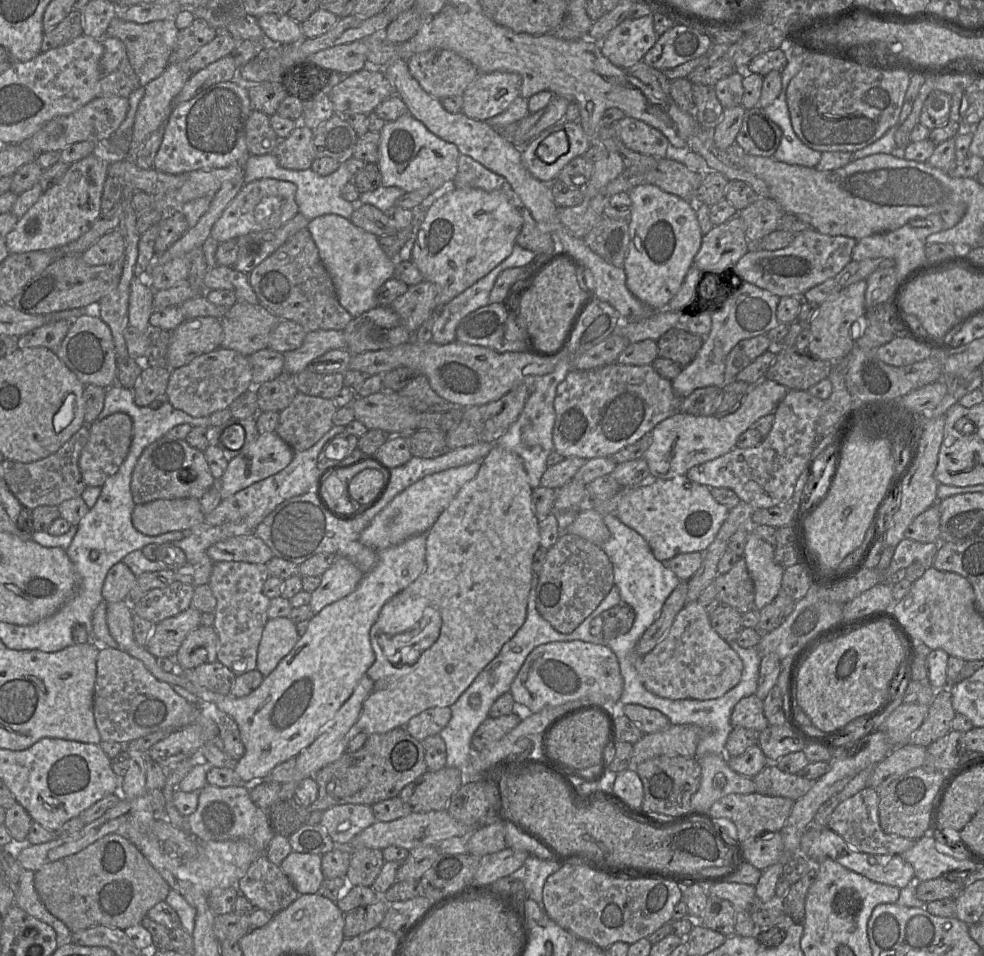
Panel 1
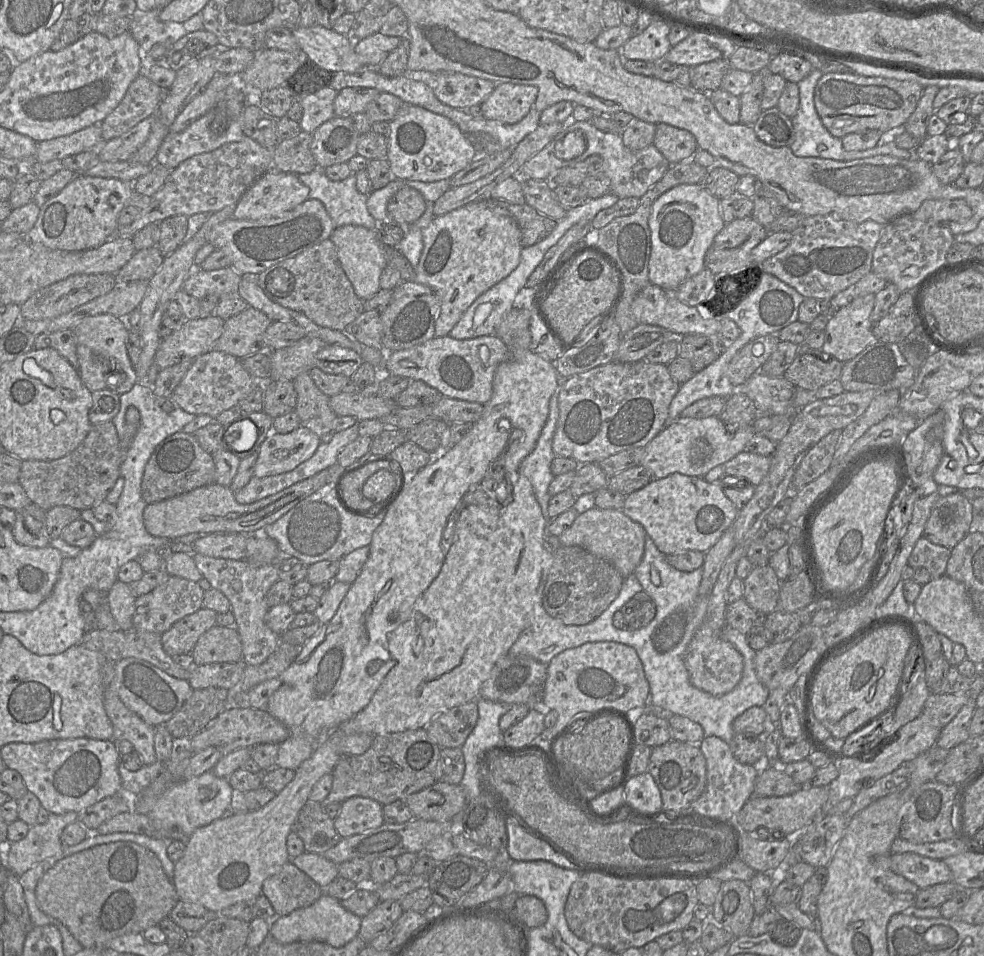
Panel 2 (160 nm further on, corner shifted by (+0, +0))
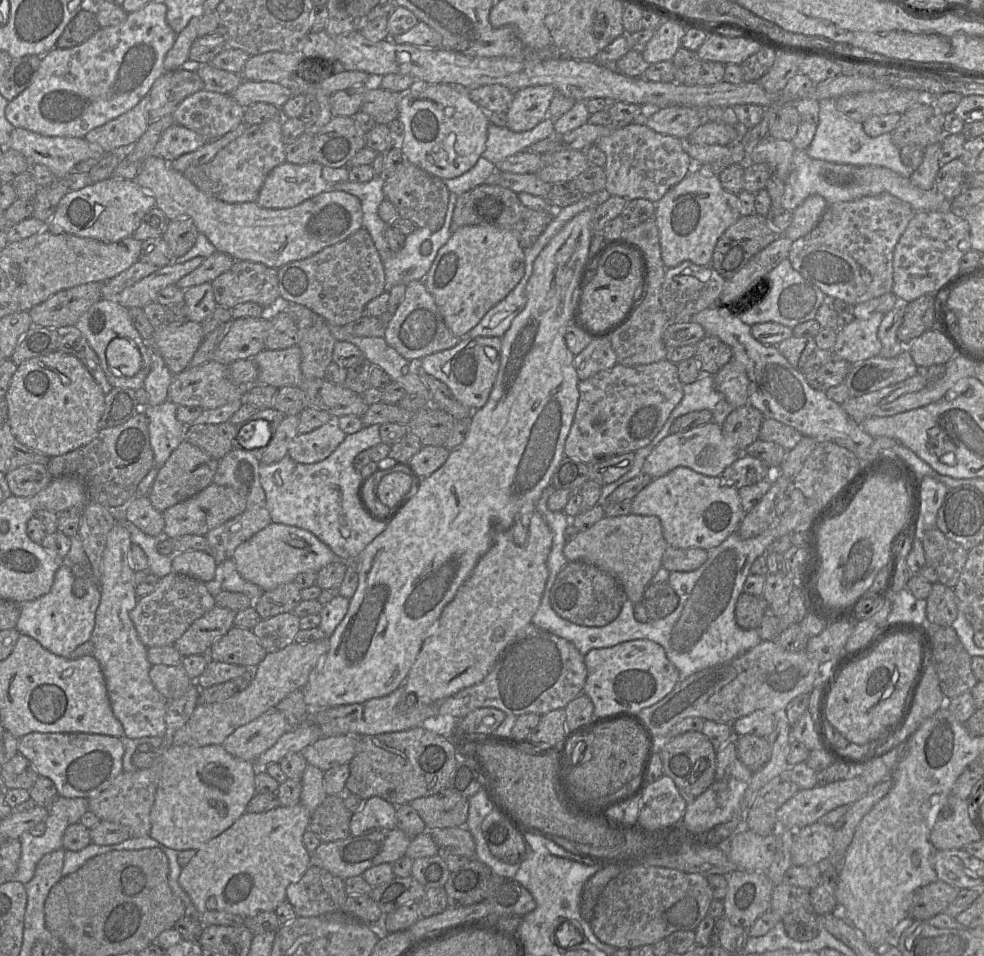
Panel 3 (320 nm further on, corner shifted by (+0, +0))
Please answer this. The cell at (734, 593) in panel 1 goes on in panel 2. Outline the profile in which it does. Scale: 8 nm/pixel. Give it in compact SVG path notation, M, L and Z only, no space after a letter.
M754 566L743 579L742 598L755 610L769 614L777 609L782 581L769 566Z

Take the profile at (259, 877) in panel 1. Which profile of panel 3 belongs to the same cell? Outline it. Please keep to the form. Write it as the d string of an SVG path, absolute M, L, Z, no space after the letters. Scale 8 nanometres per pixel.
M310 866L298 882L286 889L286 900L293 906L297 917L317 917L341 911L347 897L344 880L317 866Z

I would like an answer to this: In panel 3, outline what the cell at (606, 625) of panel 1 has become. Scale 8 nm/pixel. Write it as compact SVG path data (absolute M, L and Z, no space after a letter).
M668 582L649 583L639 603L645 606L650 620L657 620L674 611L678 596Z

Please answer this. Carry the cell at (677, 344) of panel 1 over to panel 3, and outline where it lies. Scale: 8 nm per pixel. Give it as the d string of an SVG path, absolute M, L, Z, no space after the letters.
M705 336L696 343L694 358L700 365L702 374L715 375L732 360L731 348L714 336Z

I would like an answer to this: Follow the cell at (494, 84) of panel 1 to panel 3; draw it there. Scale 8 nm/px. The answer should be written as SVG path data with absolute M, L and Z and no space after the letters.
M543 85L513 92L513 101L506 111L506 127L514 132L526 132L546 118L551 100L557 90L551 85Z

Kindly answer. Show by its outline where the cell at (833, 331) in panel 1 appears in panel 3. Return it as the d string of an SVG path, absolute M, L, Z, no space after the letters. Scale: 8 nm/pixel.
M876 313L868 319L855 319L839 328L835 345L831 350L850 364L880 355L878 329L883 315Z

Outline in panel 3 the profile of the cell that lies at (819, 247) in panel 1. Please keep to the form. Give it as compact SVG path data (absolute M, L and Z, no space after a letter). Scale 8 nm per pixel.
M886 192L828 205L815 228L792 242L788 259L794 270L829 299L840 299L849 305L868 301L892 291L893 252L915 213L909 203Z

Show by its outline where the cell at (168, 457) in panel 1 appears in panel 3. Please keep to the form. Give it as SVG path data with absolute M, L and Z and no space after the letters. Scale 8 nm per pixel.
M184 440L160 468L148 494L152 506L163 512L206 488L213 483L219 460L205 454L198 447Z

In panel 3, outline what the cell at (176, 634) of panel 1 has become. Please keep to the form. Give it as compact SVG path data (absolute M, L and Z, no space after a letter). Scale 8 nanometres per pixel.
M214 606L195 620L173 646L184 657L207 655L212 644L234 627L237 612Z

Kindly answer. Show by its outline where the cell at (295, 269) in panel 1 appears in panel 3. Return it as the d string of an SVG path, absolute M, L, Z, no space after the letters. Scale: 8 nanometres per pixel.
M361 228L347 239L326 247L309 258L297 260L277 269L280 297L311 309L327 323L344 326L363 315L366 304L385 291L385 268L371 235Z

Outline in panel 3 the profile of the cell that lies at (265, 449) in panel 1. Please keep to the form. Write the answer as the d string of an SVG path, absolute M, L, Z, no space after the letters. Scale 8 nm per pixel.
M335 420L315 430L298 434L288 446L287 456L297 463L312 464L326 459L345 439L347 434Z

